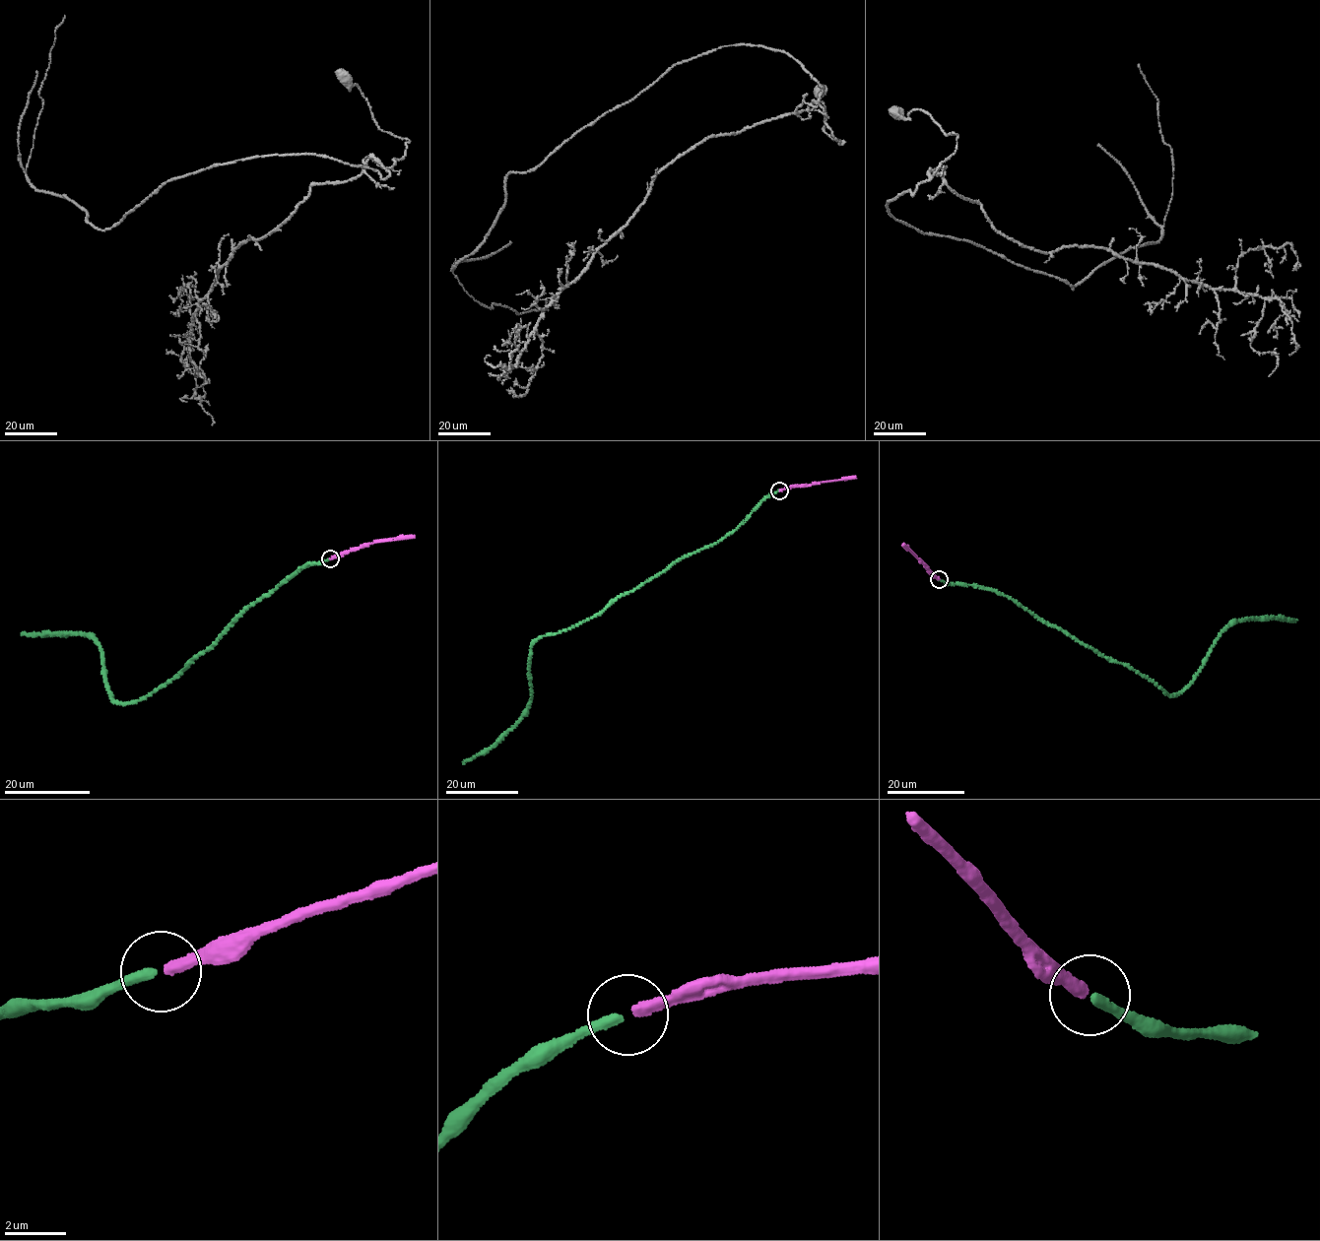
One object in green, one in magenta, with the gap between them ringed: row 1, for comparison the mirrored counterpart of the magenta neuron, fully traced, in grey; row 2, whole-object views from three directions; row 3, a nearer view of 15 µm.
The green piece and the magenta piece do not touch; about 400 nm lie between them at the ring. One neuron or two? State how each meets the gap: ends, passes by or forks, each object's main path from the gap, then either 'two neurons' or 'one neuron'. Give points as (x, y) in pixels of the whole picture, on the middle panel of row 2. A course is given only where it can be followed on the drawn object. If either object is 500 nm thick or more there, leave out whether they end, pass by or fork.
green ends | magenta ends | green via (779, 490), (720, 540), (586, 620), (535, 638), (525, 711), (489, 749), (462, 762) | magenta via (780, 490), (855, 477) | one neuron

